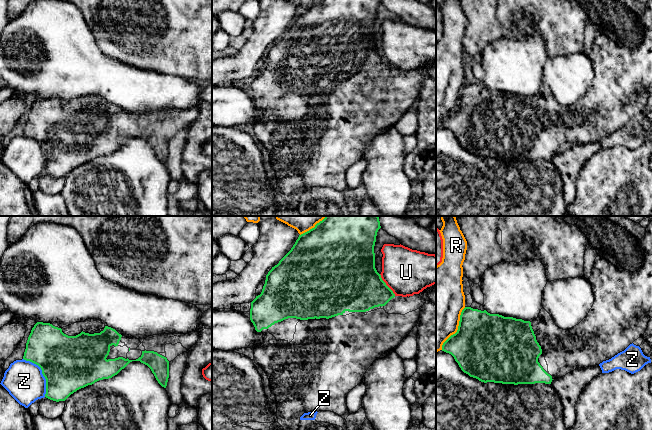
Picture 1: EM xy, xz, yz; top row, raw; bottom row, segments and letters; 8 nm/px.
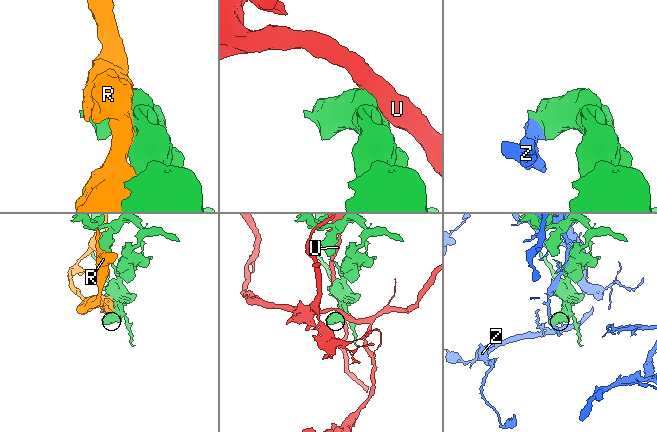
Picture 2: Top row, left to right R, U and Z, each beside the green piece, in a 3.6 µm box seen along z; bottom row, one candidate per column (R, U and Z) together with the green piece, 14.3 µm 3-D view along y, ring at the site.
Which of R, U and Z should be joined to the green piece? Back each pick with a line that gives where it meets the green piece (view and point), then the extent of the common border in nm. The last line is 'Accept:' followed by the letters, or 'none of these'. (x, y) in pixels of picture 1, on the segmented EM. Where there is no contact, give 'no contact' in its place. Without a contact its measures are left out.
Accept: none of these

